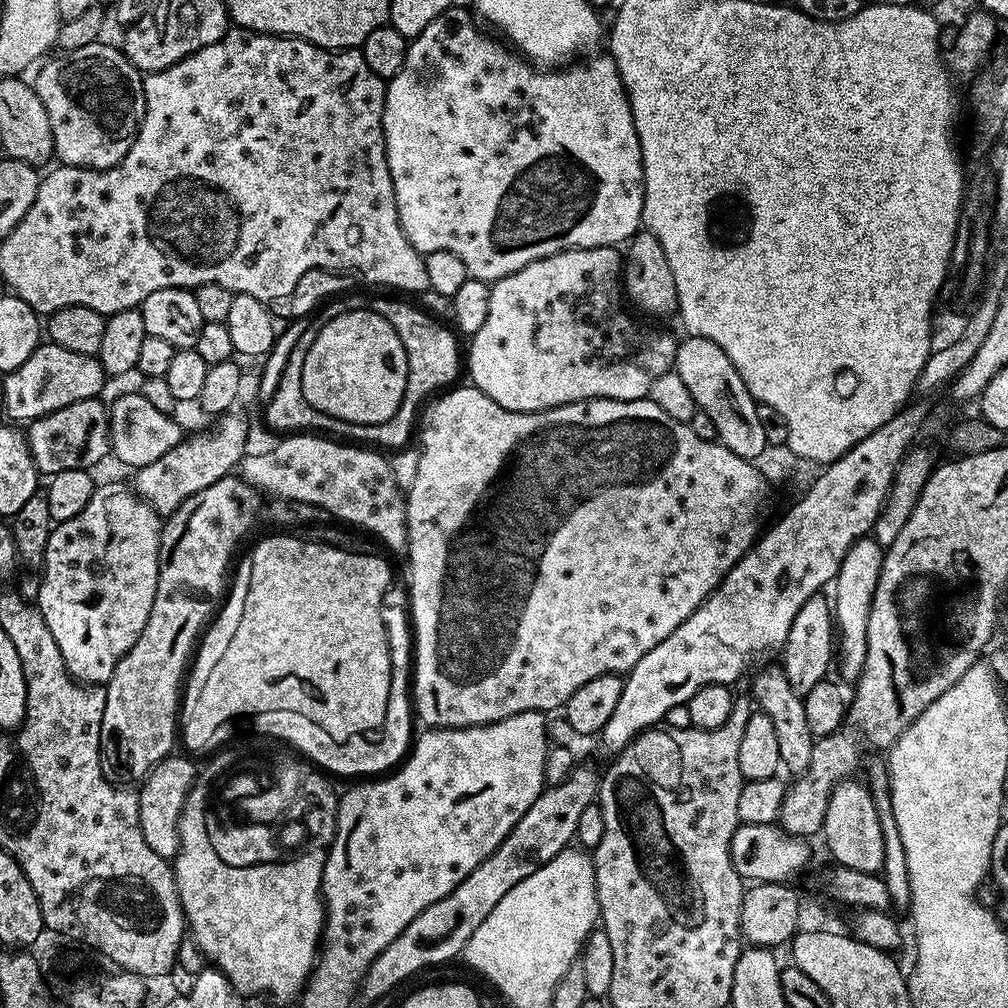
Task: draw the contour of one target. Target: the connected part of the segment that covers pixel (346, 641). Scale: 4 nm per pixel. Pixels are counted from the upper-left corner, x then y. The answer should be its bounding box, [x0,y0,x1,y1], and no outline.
[178,534,392,753]

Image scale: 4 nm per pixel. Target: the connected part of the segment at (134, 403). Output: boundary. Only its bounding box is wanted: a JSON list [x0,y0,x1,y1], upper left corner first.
[108,390,182,470]

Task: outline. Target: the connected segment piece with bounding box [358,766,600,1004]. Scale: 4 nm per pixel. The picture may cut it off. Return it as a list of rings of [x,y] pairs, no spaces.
[[[583,766],[573,768],[560,784],[545,787],[530,810],[518,818],[512,833],[457,888],[450,890],[446,898],[438,898],[438,902],[426,906],[426,910],[422,910],[422,914],[418,914],[418,918],[414,918],[414,922],[410,922],[410,926],[406,926],[406,930],[402,930],[402,934],[398,934],[398,938],[378,954],[378,958],[374,958],[366,970],[364,981],[360,983],[359,1003],[372,1004],[403,980],[410,979],[415,972],[459,957],[474,930],[486,922],[490,910],[494,910],[494,906],[498,906],[498,902],[502,902],[502,898],[506,898],[522,878],[530,878],[534,870],[546,866],[546,862],[575,841],[578,822],[586,806],[597,803],[599,790],[598,772]]]

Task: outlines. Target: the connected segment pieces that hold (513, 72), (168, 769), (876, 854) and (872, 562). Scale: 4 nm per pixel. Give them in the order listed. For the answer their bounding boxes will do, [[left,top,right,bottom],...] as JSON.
[[384,6,644,282],[138,754,198,860],[822,778,884,873],[834,538,885,681]]

